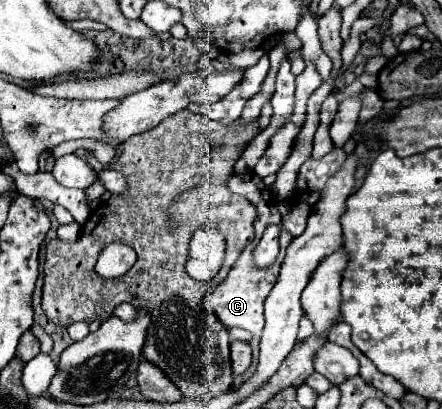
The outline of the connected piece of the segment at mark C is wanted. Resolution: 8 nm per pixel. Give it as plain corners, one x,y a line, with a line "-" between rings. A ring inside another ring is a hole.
281,233
279,237
279,259
269,265
269,269
259,269
253,261
253,245
247,245
245,251
239,255
237,263
231,267
227,279
223,283
219,283
207,297
205,297
205,307
227,327
241,327
247,329
255,339
261,337
261,329
263,329
263,303
267,299
267,295
271,293
275,281
277,281
277,273
281,267
281,261
285,257
285,249
291,243
291,237
287,233

